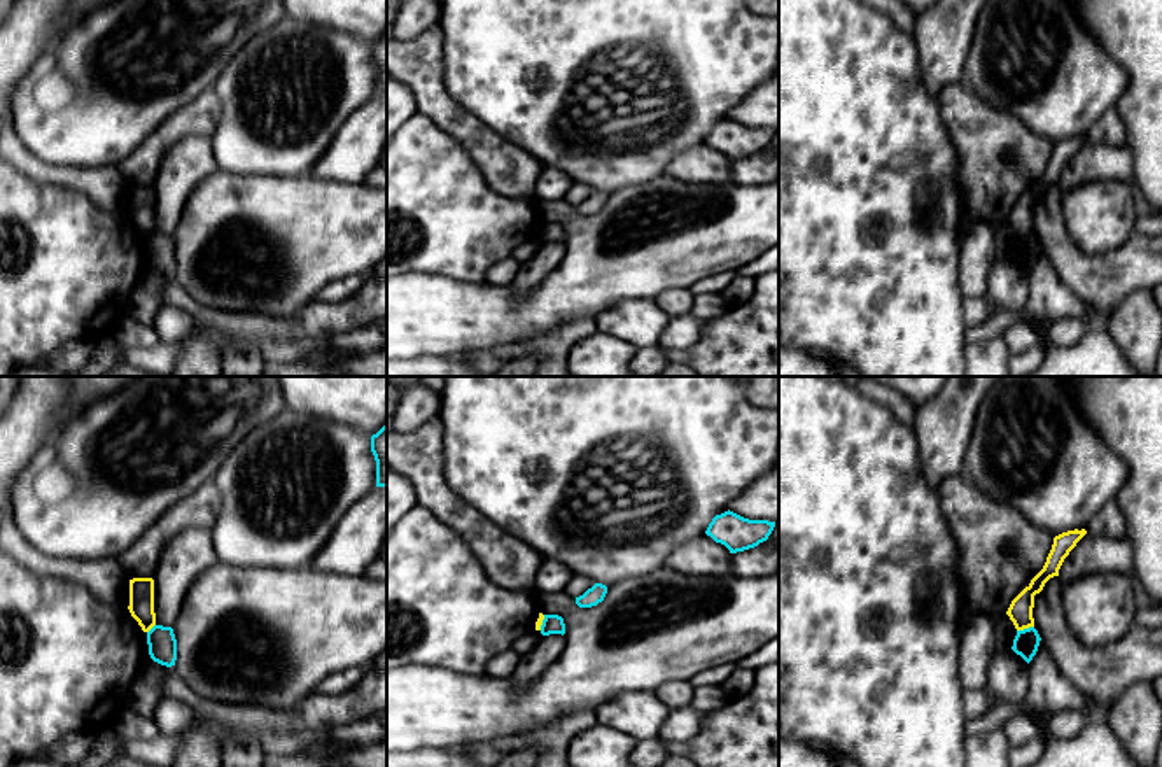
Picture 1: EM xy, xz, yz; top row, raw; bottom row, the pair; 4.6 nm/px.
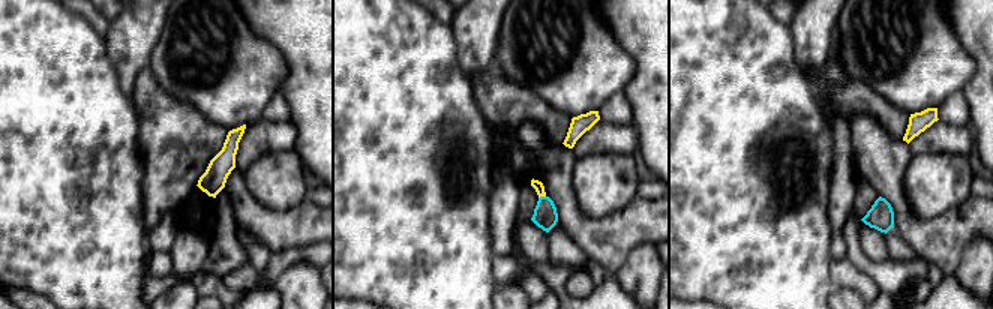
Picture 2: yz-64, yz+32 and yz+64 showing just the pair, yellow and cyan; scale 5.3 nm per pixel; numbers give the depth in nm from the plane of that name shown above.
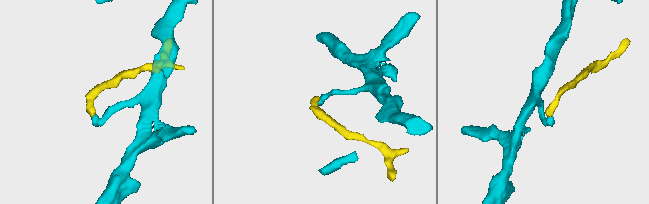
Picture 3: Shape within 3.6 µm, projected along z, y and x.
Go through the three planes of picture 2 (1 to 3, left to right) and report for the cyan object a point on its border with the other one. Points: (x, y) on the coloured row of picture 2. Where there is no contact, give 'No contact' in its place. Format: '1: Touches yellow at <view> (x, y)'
1: No contact
2: Touches yellow at yz+32 (542, 195)
3: No contact

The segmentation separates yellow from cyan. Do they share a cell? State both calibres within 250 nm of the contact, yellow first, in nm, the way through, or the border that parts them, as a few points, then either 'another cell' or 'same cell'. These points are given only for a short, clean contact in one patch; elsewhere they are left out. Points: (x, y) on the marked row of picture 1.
110/120 nm | along yz (1033, 626), (1017, 631) | another cell

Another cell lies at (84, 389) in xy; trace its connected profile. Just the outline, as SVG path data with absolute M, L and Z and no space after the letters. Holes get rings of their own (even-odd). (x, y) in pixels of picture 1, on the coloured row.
M66 376L72 385L72 406L65 413L58 433L65 427L65 424L80 413L91 401L114 394L122 389L135 376Z

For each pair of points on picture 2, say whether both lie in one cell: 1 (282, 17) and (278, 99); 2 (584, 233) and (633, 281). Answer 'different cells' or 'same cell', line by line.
1: different cells
2: different cells

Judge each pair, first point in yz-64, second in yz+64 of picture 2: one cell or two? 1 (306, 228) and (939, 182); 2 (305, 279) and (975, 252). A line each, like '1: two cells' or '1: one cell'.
1: two cells
2: one cell

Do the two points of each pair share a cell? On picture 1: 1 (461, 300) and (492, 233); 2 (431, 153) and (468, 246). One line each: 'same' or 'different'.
1: different
2: same

